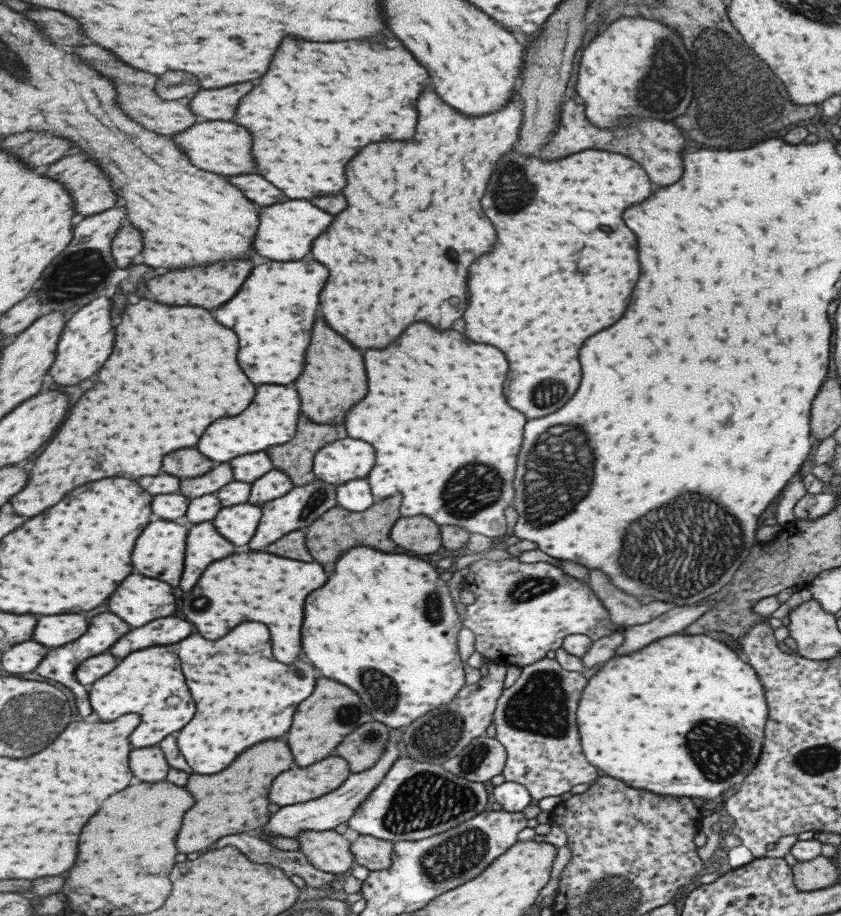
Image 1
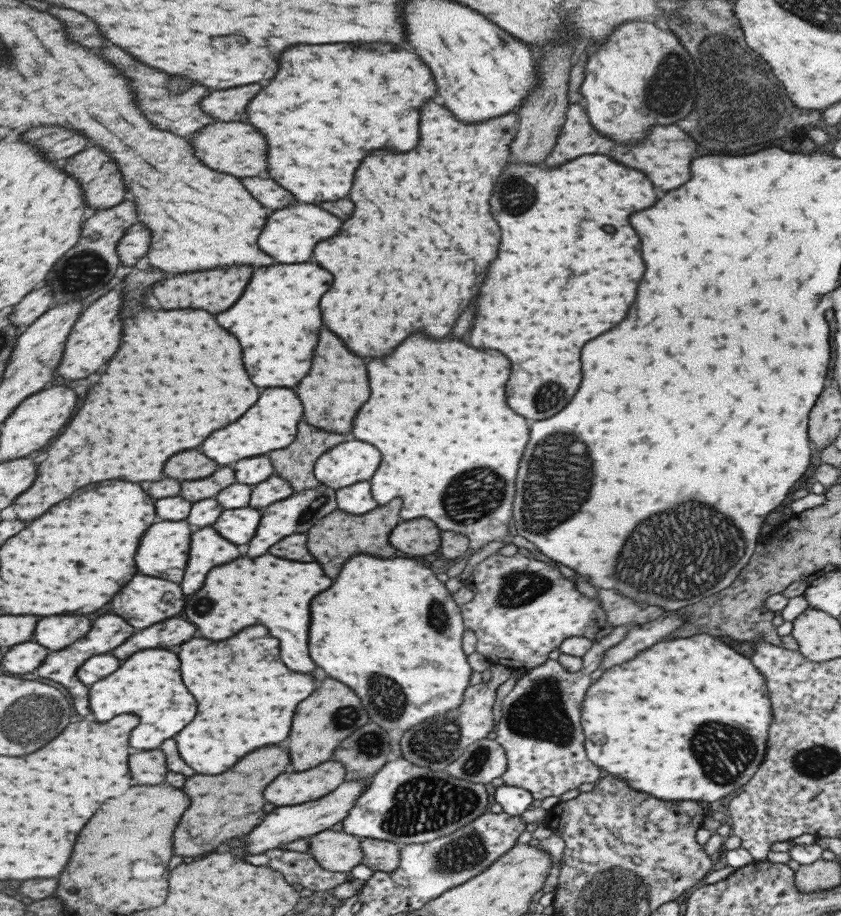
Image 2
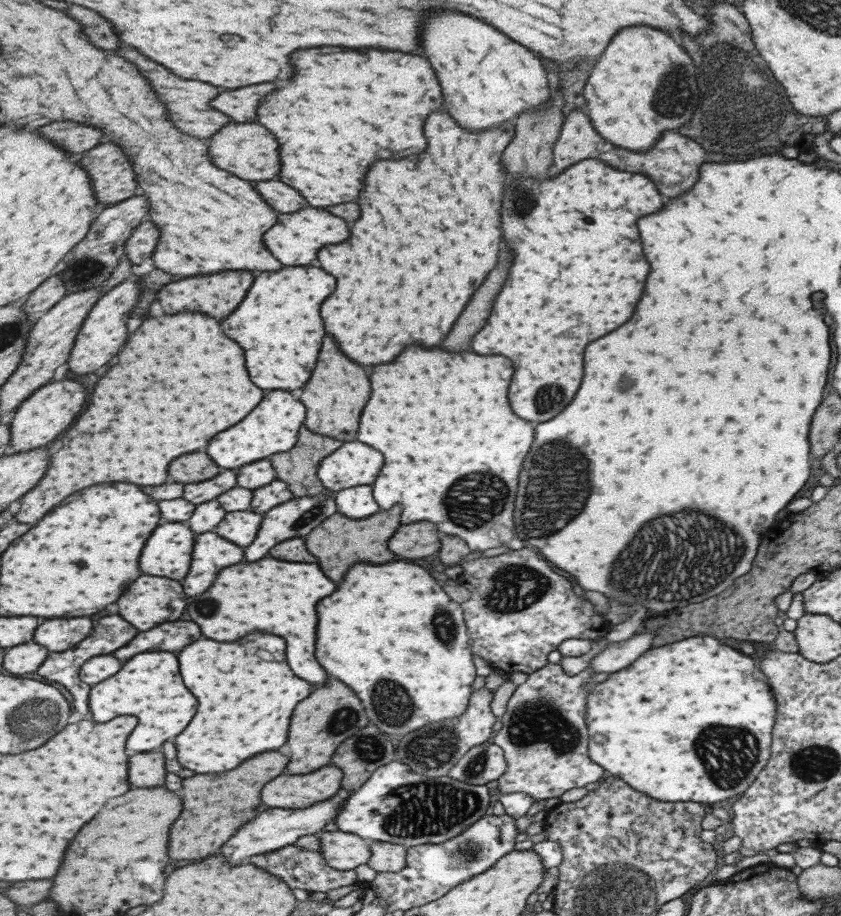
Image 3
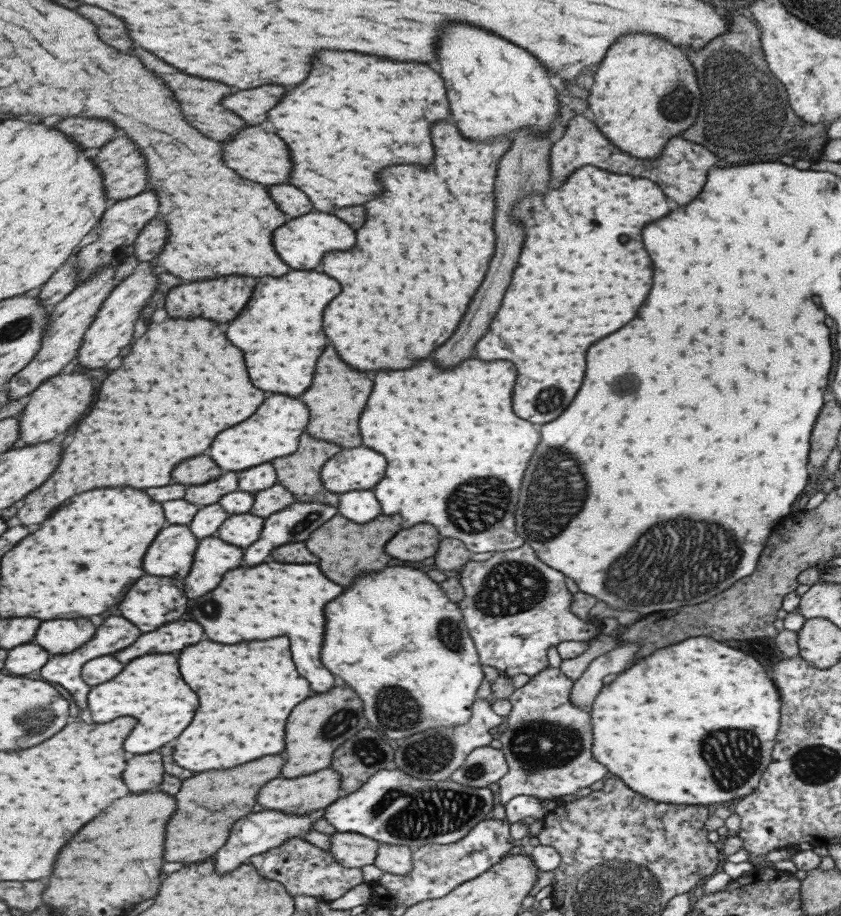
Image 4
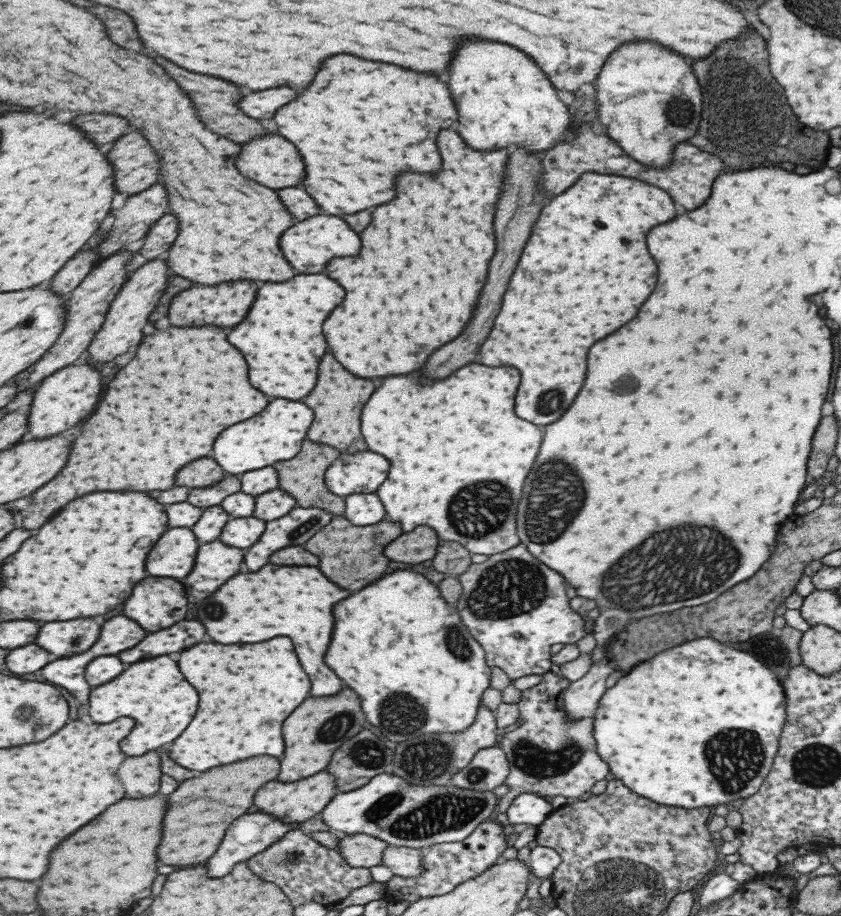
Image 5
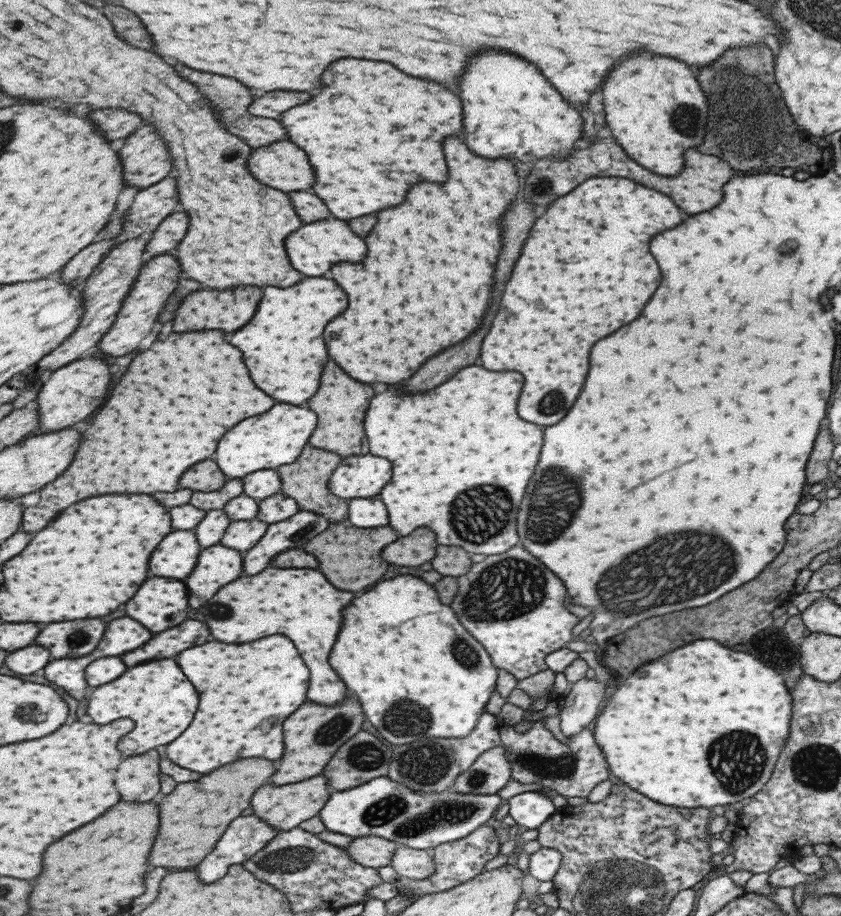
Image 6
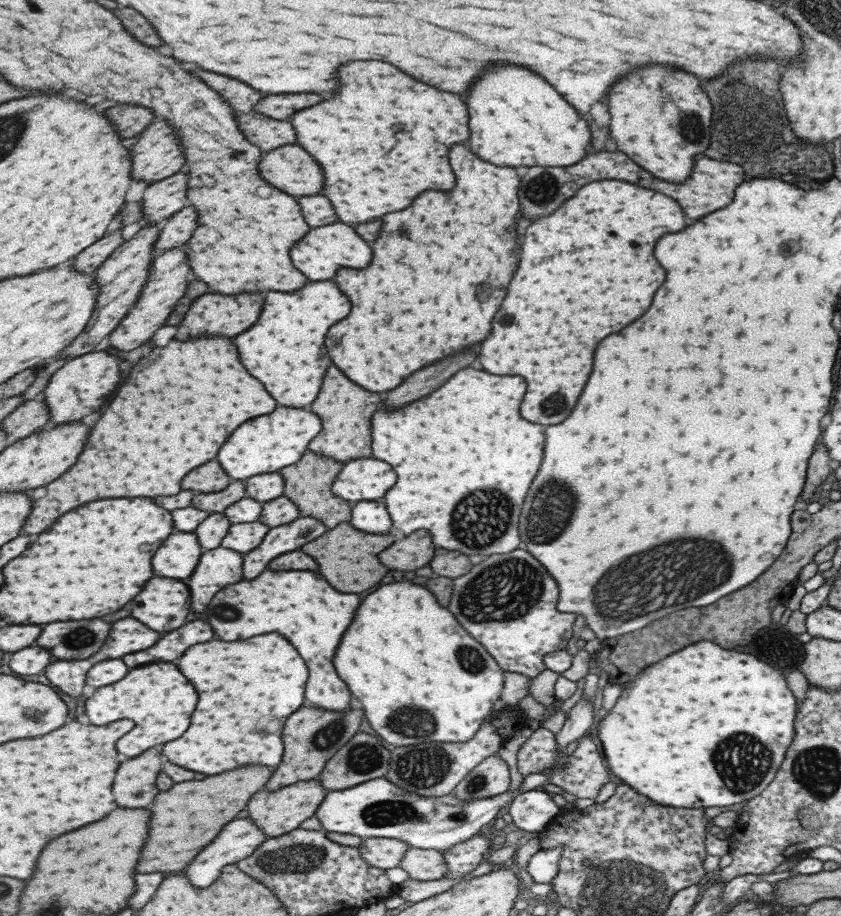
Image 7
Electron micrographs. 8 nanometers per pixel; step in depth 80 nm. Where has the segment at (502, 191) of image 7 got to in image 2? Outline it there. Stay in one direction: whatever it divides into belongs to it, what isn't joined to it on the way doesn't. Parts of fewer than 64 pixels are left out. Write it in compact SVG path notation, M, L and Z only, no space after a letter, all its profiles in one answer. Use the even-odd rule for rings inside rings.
M425 102L419 110L419 142L415 148L405 154L375 150L361 160L349 190L349 200L355 206L351 216L341 224L339 234L313 248L315 262L333 274L331 286L319 302L321 320L327 330L343 338L341 342L353 354L361 358L389 354L409 336L407 332L417 330L427 332L431 338L441 338L453 328L459 308L463 312L469 306L485 266L497 254L499 228L489 214L487 200L499 172L507 164L509 143L517 125L516 110L481 122L464 123L435 102Z

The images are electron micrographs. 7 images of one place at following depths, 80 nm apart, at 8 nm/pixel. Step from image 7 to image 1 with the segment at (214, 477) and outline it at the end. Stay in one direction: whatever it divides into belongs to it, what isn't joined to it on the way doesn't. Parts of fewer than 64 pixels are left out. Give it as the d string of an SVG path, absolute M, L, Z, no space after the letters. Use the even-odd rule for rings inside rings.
M181 448L177 452L169 452L167 456L163 456L161 470L165 474L188 479L204 475L214 465L214 461L211 462L205 456L201 456L195 448Z

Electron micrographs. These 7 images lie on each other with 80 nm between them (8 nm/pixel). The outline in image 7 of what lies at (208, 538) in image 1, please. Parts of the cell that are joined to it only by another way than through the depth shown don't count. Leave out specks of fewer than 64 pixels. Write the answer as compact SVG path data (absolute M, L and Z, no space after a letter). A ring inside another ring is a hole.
M221 546L203 552L193 570L193 576L187 580L191 608L195 612L203 612L217 590L237 580L241 580L241 554L229 552Z

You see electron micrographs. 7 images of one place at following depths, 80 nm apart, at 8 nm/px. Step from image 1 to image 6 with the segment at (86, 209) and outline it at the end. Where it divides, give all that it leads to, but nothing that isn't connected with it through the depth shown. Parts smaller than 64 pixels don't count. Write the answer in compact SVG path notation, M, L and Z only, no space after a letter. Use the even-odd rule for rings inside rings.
M145 124L129 133L123 139L123 146L116 152L119 154L119 162L123 166L123 183L125 183L125 187L135 187L138 190L143 190L160 182L163 178L169 177L171 168L173 168L164 142L152 126Z

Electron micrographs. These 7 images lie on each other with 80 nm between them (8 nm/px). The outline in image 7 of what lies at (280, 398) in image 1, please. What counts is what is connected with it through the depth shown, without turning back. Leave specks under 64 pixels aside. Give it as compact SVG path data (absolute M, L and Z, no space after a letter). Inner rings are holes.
M275 408L267 416L257 416L241 424L229 434L229 440L219 448L217 462L223 472L233 480L247 476L279 472L280 468L295 464L307 448L307 442L321 430L321 421L315 414L299 408Z

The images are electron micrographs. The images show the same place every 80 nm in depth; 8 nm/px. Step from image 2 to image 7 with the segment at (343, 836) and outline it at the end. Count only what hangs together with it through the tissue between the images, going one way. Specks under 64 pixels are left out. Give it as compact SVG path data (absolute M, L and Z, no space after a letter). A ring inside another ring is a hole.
M385 837L363 839L357 847L361 860L385 871L398 866L409 846L400 840Z

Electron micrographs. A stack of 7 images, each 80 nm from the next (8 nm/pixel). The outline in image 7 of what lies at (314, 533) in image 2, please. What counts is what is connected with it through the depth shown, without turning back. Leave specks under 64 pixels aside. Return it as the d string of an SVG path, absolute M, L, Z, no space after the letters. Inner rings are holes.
M350 521L336 524L333 528L326 529L326 531L311 540L309 544L305 544L301 548L301 552L309 552L311 558L317 560L317 570L319 574L329 582L329 586L337 588L339 592L363 592L367 588L371 588L373 584L377 584L383 574L387 572L387 568L379 562L377 554L387 548L393 540L397 538L397 534L373 534L368 533L350 525ZM325 564L325 570L323 570Z

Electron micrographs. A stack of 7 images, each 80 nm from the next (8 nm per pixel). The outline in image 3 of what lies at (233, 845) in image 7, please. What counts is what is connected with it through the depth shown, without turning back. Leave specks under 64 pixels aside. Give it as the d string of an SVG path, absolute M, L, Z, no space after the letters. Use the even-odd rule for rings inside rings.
M339 788L335 795L320 803L310 804L308 807L300 809L286 808L267 808L265 812L261 812L259 816L255 816L253 820L249 820L245 826L241 826L223 846L221 846L221 854L227 858L227 862L231 866L241 864L241 860L249 858L249 856L260 855L265 852L271 852L279 848L283 848L288 844L309 834L318 834L327 822L331 822L336 817L338 808L346 802L350 792Z

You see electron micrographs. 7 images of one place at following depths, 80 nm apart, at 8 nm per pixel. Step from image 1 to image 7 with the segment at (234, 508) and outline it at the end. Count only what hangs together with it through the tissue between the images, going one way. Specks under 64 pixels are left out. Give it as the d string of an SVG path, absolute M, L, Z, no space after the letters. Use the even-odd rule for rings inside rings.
M257 520L230 524L225 538L221 539L220 546L245 554L245 552L253 550L261 542L269 529L268 526L261 524Z

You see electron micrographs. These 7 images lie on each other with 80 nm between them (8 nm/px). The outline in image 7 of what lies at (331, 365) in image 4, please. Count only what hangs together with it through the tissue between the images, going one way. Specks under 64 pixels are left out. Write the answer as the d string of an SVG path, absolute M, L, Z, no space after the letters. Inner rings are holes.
M329 366L321 384L321 390L313 404L309 406L311 412L315 412L321 421L319 434L309 442L309 450L318 455L338 460L341 464L348 460L371 457L369 436L369 418L381 398L373 392L365 392L361 386L347 380L335 366Z

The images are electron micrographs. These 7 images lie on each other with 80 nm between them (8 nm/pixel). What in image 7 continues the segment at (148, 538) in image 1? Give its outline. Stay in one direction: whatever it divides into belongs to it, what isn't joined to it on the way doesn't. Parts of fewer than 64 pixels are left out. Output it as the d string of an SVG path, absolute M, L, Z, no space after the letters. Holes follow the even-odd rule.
M177 532L171 534L163 544L155 550L151 558L151 568L155 576L183 580L189 578L195 564L199 562L199 552L195 534L191 532Z

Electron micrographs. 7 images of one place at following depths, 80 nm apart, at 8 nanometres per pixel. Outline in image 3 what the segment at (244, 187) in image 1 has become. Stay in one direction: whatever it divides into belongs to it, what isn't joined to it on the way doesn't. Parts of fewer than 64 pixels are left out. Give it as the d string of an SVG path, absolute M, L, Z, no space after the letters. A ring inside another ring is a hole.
M267 180L267 182L251 182L253 188L257 188L259 196L267 200L267 204L283 214L283 212L295 212L305 204L305 200L301 200L301 196L297 192L293 192L289 186L281 184L281 182L275 182L275 180Z

